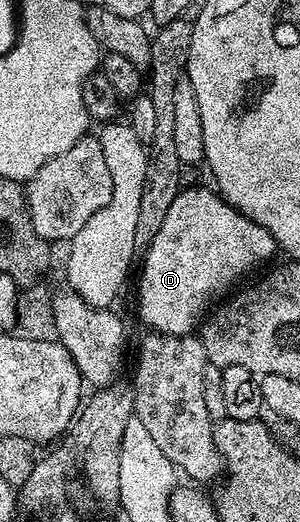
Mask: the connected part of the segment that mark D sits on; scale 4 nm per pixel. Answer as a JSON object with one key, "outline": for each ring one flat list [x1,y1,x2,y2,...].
{"outline":[[208,187,181,189,163,218,162,227,143,252,144,264,136,283,136,311,153,332,193,334,214,304,223,300,247,271,277,254,274,237,265,227,250,221]]}

